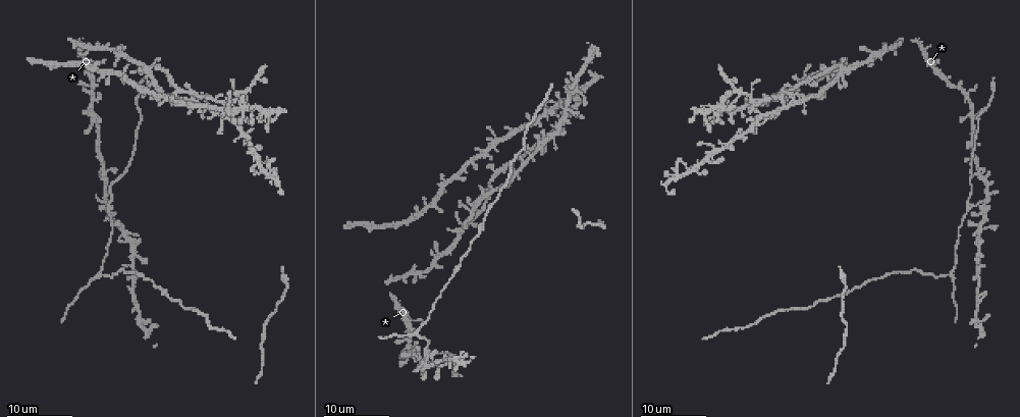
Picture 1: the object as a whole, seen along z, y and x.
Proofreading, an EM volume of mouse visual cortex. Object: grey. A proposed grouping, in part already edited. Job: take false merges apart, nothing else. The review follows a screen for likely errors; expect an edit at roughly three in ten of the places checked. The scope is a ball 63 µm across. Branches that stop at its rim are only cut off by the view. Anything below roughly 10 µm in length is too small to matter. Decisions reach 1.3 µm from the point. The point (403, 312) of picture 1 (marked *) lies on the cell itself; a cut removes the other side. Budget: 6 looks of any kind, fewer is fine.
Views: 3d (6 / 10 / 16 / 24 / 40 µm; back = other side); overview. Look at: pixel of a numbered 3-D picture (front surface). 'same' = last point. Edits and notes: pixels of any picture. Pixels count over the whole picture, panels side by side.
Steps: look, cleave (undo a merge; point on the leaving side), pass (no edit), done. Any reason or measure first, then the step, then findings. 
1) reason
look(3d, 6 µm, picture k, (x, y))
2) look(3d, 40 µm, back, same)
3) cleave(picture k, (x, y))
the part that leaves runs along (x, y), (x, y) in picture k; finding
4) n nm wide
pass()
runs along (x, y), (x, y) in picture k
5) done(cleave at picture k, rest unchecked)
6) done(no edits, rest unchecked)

side arm on a straight run
look(3d, 24 µm, picture 1, (946, 273))

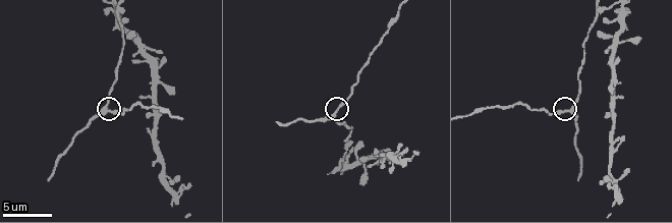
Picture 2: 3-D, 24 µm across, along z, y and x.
look(3d, 10 µm, picture 2, (335, 111))

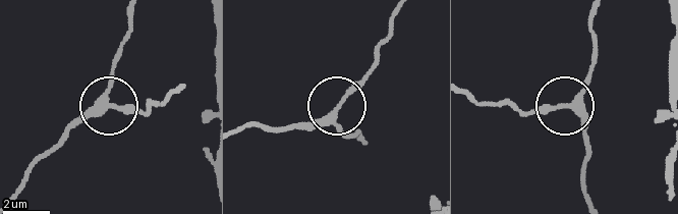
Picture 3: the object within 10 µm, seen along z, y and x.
pass()
runs along (591, 12), (591, 76), (585, 88), (568, 104), (523, 111) in picture 3; continuous, no second cell

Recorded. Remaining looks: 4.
a fork
look(3d, 16 µm, picture 1, (968, 206))

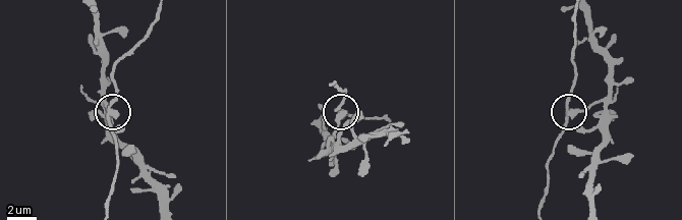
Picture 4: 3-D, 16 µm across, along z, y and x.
closer look
look(3d, 10 µm, same)

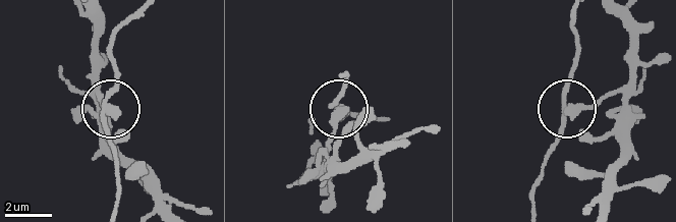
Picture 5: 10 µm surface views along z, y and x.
side arm 24 µm
pass()
runs along (613, 14), (631, 72), (584, 107), (567, 102), (578, 34) in picture 5; one cell here

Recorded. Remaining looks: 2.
done(no edits, rest unchecked)

